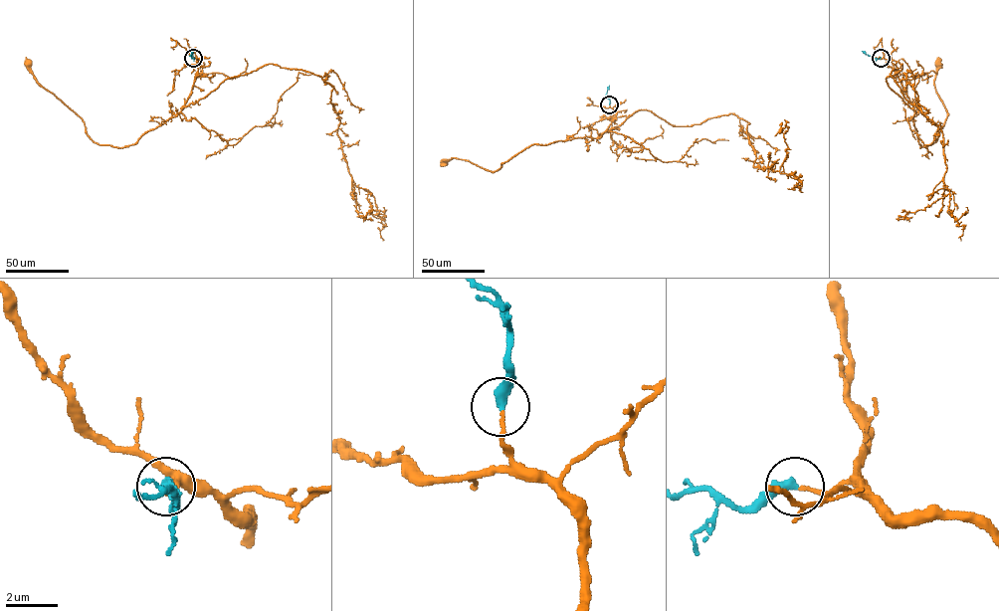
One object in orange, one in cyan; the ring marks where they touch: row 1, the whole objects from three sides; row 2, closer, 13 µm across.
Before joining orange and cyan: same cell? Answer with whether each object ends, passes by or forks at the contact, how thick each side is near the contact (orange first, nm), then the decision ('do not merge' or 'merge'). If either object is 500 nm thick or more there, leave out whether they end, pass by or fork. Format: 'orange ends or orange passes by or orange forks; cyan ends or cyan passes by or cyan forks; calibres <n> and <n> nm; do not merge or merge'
orange ends; cyan ends; calibres 150 and 420 nm; merge

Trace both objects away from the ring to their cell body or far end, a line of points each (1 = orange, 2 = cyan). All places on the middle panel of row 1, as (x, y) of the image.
1: (609, 104), (614, 119), (599, 137), (532, 144), (493, 171), (469, 161), (453, 158), (445, 161)
2: (609, 104), (606, 95), (609, 86)

